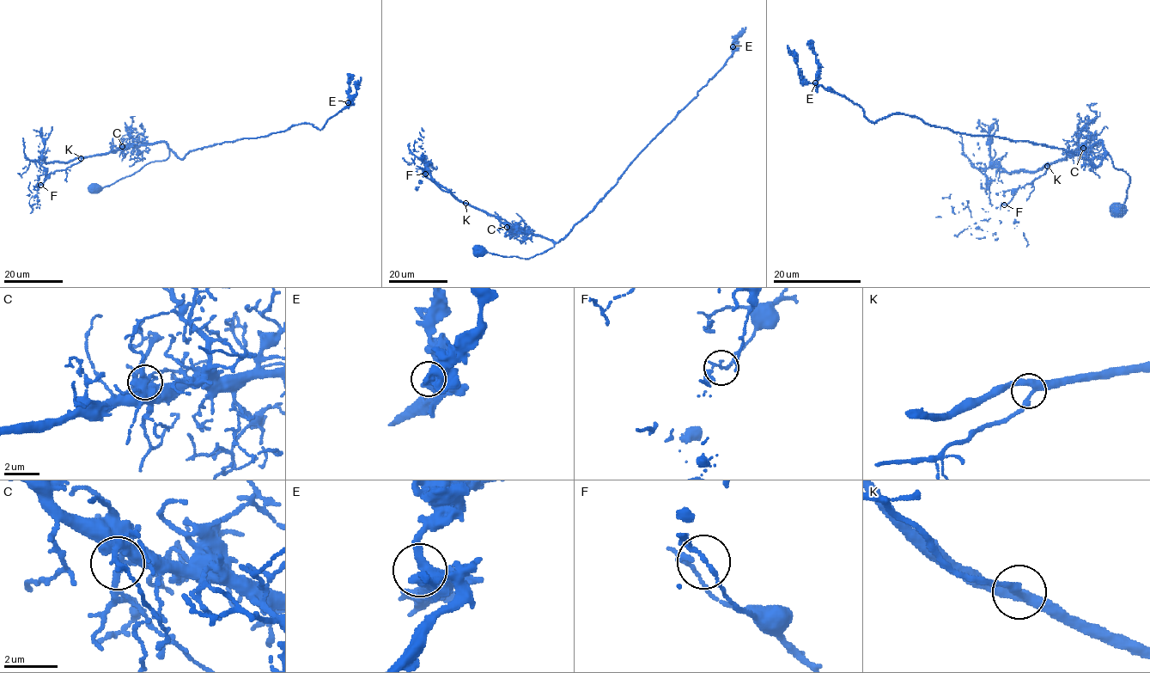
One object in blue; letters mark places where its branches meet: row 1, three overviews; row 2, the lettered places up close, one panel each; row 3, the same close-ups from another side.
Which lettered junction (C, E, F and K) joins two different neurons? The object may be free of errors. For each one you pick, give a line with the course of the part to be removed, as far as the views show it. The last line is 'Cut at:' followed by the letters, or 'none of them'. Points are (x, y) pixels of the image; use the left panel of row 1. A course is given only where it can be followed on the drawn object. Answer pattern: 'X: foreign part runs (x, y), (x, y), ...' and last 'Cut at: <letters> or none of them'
F: foreign part runs (40, 185), (32, 198), (35, 204), (28, 186), (38, 191), (34, 180)
Cut at: F

